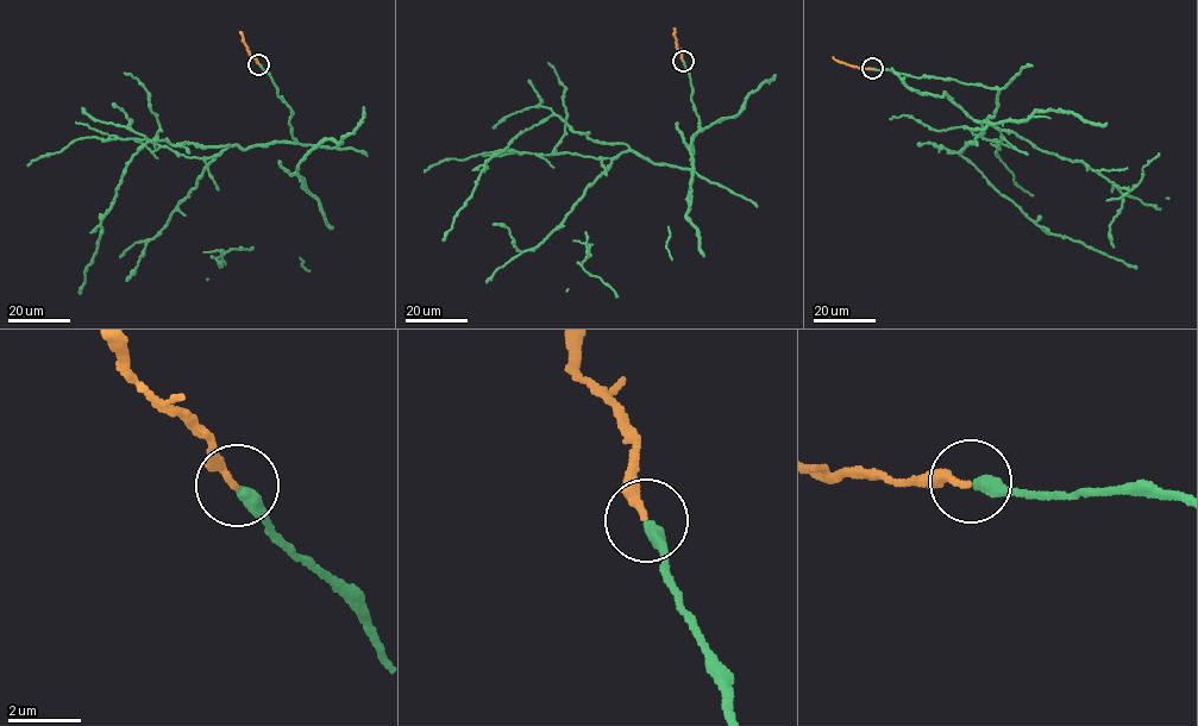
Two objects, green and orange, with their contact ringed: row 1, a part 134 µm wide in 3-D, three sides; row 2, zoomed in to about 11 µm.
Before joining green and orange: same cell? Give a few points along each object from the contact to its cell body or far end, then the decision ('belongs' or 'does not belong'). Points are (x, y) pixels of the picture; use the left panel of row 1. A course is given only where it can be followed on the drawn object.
green runs (258, 64), (290, 108), (295, 141), (243, 150), (146, 142), (101, 221), (80, 294); orange runs (258, 63), (239, 31); belongs

